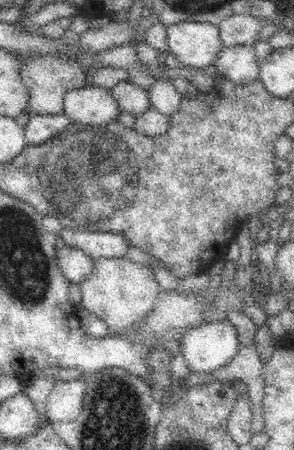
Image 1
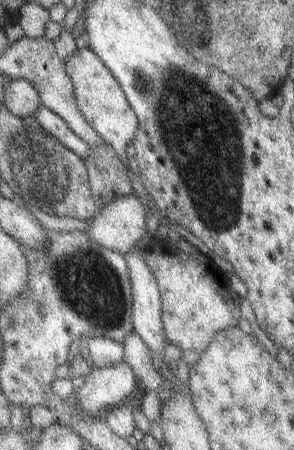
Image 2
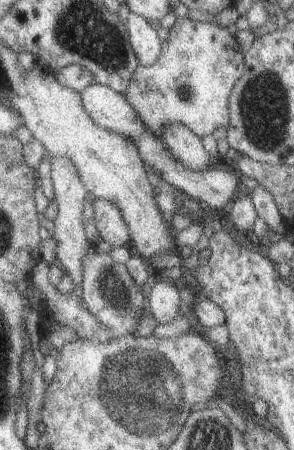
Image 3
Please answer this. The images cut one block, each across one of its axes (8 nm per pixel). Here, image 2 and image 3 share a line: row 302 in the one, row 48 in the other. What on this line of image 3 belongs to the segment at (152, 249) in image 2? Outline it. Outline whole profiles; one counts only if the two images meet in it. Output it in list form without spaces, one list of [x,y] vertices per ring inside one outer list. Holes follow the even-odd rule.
[[[177,18],[157,62],[147,68],[137,66],[123,96],[135,108],[141,124],[155,136],[167,124],[183,124],[199,138],[205,138],[229,124],[229,94],[243,74],[243,60],[243,52],[227,28]]]

